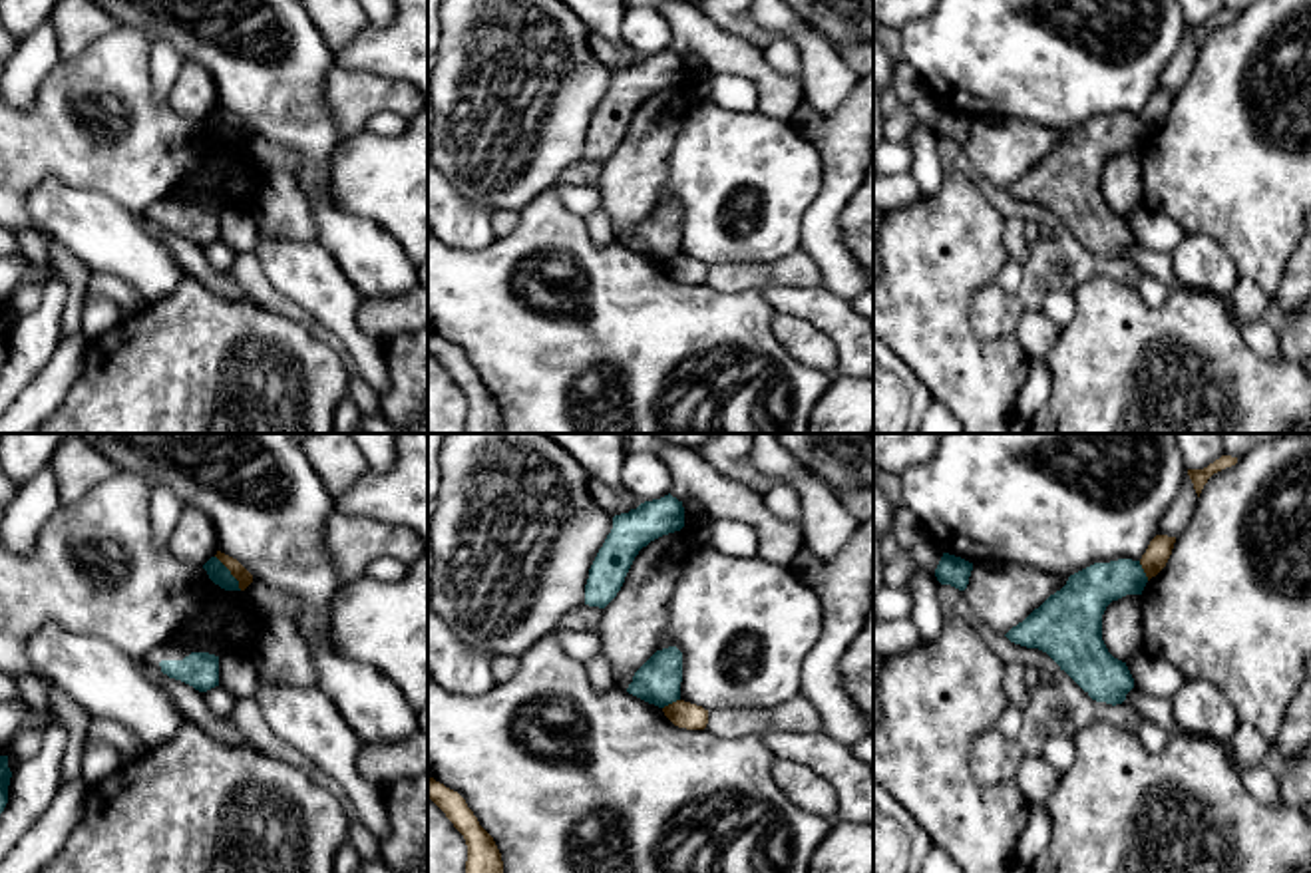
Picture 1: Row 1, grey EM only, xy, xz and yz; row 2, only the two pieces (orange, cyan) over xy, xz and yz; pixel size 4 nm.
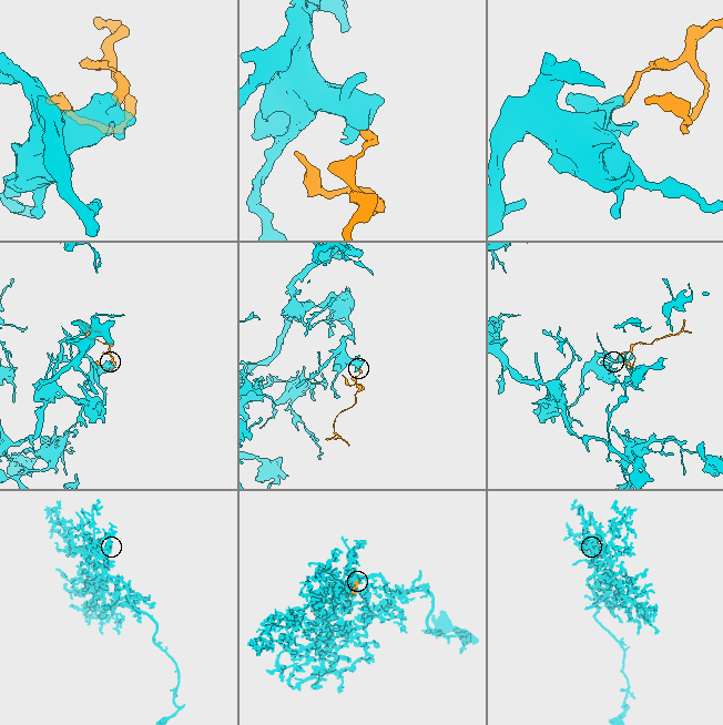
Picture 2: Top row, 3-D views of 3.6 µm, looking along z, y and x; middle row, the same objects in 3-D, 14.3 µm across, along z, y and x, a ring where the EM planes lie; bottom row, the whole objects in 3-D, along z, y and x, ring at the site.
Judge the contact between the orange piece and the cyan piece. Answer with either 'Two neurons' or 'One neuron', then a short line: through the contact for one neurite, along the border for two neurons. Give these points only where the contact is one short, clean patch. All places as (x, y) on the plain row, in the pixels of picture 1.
Two neurons. Line: xy (215, 110), (241, 144)

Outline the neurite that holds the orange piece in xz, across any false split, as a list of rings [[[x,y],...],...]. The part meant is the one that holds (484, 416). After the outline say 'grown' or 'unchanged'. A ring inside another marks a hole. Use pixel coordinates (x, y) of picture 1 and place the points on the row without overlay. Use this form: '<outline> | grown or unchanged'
[[[428,332],[428,352],[466,394],[468,416],[464,434],[503,434],[501,408],[493,392],[479,380],[466,354],[434,332]]] | unchanged

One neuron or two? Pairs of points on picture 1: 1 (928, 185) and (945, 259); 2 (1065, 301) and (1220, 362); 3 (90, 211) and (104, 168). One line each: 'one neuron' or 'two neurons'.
1: two neurons
2: two neurons
3: two neurons

